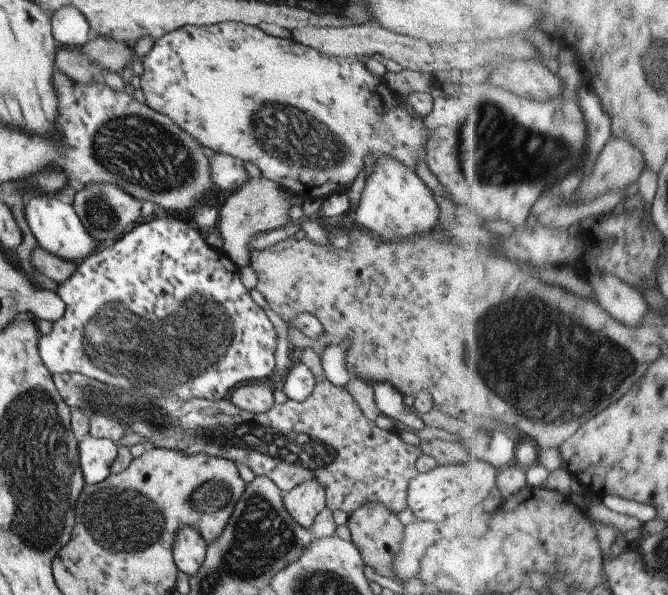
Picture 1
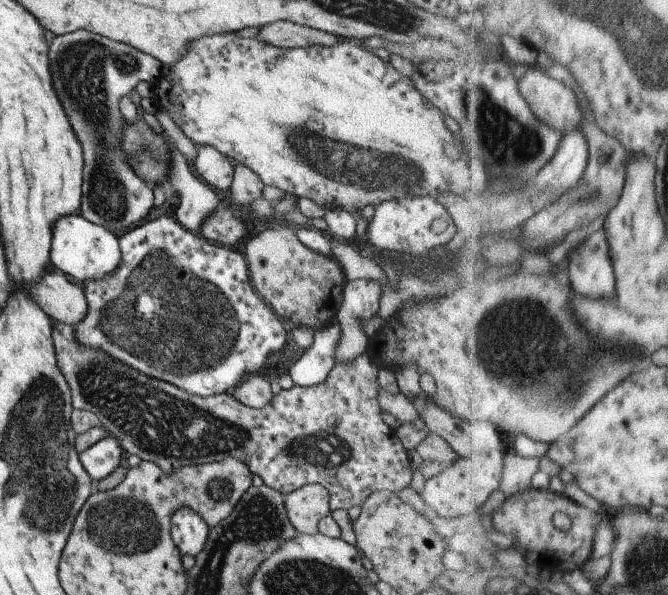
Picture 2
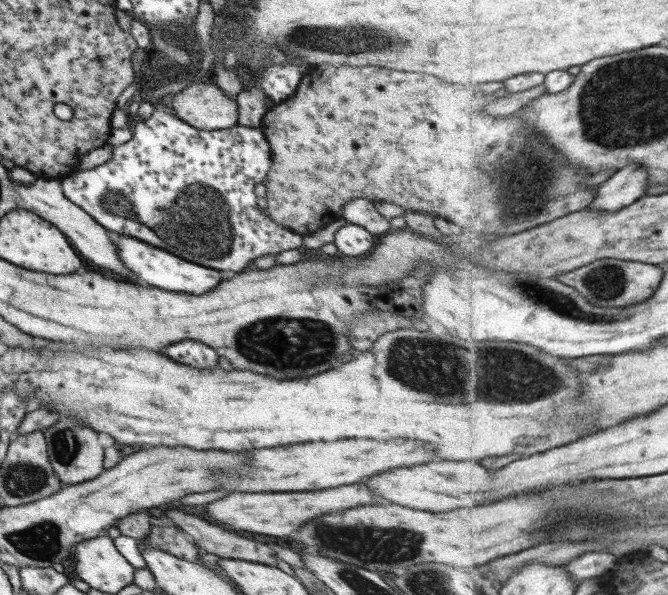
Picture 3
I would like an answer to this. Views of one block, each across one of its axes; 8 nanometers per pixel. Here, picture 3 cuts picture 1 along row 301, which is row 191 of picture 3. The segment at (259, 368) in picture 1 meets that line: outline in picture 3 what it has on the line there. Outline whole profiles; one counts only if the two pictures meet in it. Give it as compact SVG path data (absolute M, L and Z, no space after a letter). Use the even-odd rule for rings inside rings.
M166 97L154 103L155 110L148 120L143 123L136 124L133 130L132 139L125 143L117 143L112 148L112 156L104 164L100 164L95 168L88 170L74 170L62 179L61 188L64 196L71 200L76 206L84 209L100 226L106 228L109 232L118 235L132 236L138 240L150 243L155 247L161 248L166 252L171 252L174 256L179 256L184 260L192 261L194 264L206 266L206 268L214 268L216 270L232 270L232 272L242 272L250 267L252 261L260 258L260 256L268 256L268 254L277 255L284 250L294 250L299 246L303 246L303 235L292 232L290 228L284 227L282 224L276 224L274 220L270 220L270 216L266 212L262 212L258 208L258 197L254 192L254 187L258 183L262 184L268 169L272 167L272 148L264 136L261 127L252 128L252 126L240 126L238 124L222 130L200 130L192 125L185 124L182 120L171 114L170 98Z

